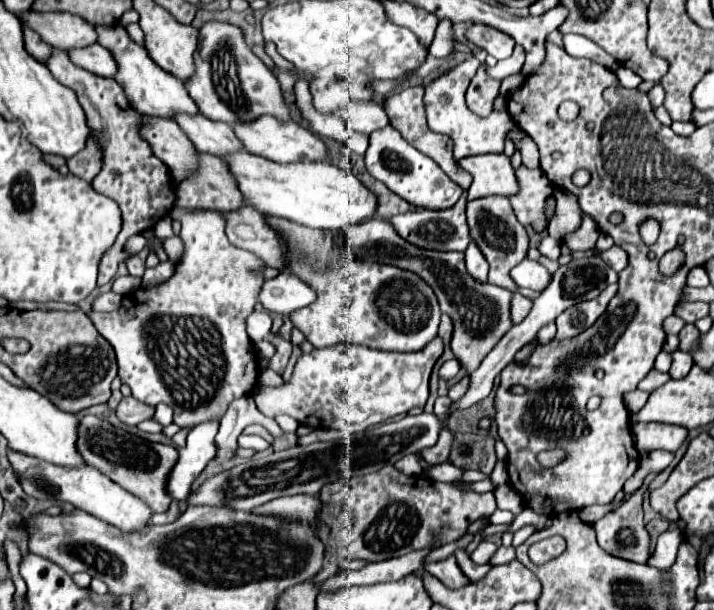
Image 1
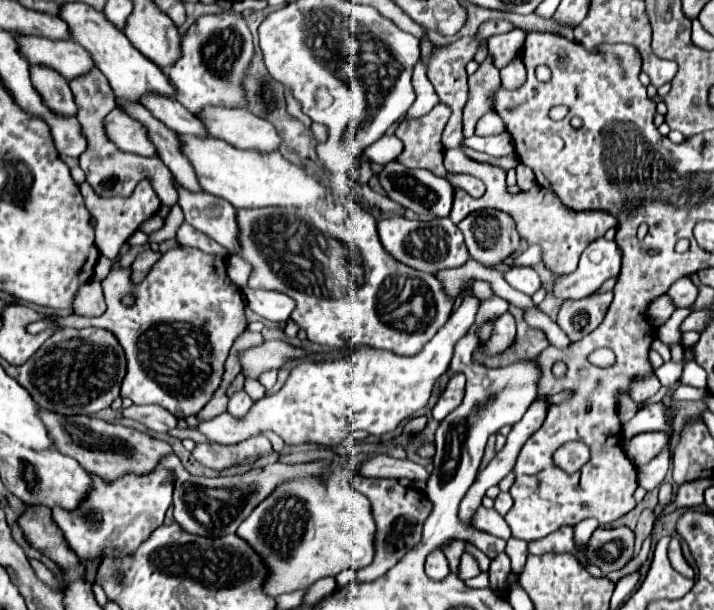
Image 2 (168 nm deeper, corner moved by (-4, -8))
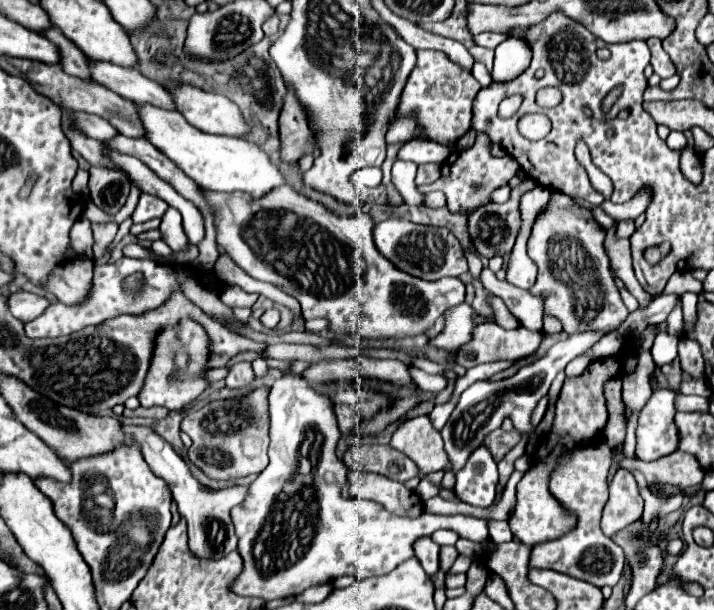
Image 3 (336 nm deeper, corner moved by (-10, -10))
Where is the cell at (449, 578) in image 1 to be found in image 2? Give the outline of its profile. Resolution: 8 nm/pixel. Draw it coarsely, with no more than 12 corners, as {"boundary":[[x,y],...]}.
{"boundary":[[434,550],[426,558],[428,578],[444,580],[450,574],[448,560]]}

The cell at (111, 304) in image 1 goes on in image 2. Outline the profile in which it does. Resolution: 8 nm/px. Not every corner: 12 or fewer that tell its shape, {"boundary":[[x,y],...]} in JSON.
{"boundary":[[92,280],[78,292],[74,312],[102,316],[106,312],[100,282]]}

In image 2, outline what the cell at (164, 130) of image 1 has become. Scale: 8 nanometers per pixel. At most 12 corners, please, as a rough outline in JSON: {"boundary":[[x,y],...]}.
{"boundary":[[120,108],[106,134],[124,152],[158,156],[148,128]]}

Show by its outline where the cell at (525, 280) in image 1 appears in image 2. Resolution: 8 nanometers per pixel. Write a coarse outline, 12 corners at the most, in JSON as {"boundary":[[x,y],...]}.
{"boundary":[[534,268],[504,274],[512,288],[532,296],[542,286]]}

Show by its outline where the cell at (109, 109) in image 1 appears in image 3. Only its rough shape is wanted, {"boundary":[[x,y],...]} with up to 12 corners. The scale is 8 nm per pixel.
{"boundary":[[140,194],[132,214],[134,222],[162,218],[164,200]]}

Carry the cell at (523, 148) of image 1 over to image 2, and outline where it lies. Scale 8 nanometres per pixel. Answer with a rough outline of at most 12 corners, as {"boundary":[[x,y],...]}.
{"boundary":[[522,162],[516,166],[521,191],[537,184],[534,172]]}

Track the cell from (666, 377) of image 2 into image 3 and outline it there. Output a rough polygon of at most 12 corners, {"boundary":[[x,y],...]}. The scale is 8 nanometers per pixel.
{"boundary":[[682,294],[684,324],[692,328],[696,320],[698,294]]}

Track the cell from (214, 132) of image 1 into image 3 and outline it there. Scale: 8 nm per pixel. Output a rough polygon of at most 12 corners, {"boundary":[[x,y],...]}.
{"boundary":[[88,60],[90,78],[122,98],[174,110],[168,90],[138,70]]}

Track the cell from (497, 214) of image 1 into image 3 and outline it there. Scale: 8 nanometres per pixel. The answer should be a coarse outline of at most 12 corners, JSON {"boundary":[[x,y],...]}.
{"boundary":[[532,178],[512,188],[508,202],[486,204],[468,216],[480,256],[510,252],[520,232],[520,196]]}

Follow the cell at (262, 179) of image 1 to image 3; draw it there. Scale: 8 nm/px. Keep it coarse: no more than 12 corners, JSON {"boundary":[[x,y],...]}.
{"boundary":[[136,104],[144,138],[198,186],[284,184],[256,144]]}

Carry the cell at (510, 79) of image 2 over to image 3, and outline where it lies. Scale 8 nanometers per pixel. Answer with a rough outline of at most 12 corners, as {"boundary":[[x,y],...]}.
{"boundary":[[522,38],[496,46],[492,80],[518,78],[532,52]]}

